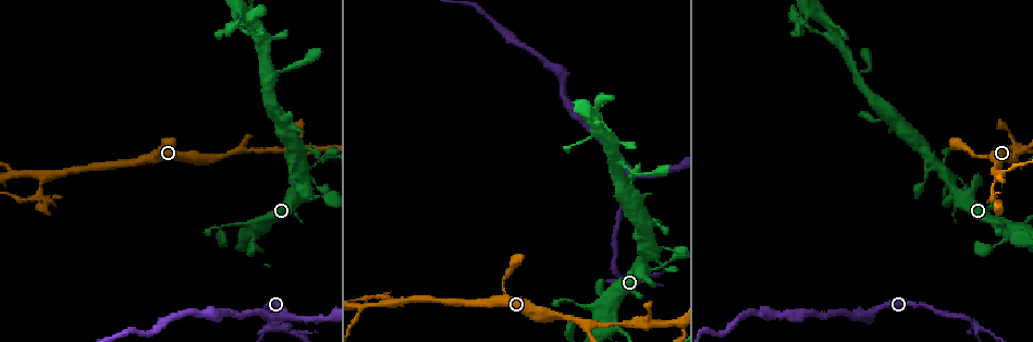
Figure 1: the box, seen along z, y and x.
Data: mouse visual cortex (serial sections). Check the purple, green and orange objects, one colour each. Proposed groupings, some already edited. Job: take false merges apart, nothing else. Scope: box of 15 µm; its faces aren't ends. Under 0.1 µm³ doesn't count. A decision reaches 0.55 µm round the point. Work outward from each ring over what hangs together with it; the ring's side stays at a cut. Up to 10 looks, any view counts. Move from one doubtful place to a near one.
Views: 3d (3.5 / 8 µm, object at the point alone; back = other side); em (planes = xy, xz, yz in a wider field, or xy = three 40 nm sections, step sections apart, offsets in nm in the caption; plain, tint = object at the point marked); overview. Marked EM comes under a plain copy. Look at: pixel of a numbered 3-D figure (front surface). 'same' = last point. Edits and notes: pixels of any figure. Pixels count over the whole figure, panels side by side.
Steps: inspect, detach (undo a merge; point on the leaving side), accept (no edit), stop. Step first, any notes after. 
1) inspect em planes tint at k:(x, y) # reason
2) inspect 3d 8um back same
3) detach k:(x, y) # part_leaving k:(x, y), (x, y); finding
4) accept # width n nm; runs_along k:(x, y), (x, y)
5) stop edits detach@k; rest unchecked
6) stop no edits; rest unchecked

inspect 3d 3.5um at 1:(1017, 151) # a fork

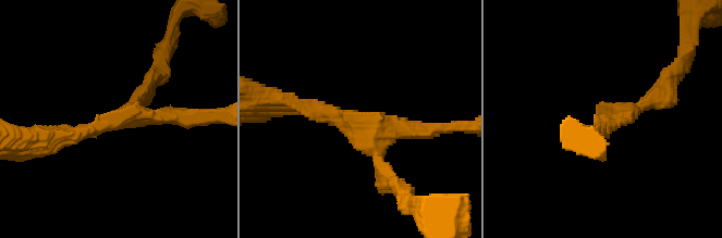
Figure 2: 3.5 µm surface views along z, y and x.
inspect em planes tint at 2:(376, 132)

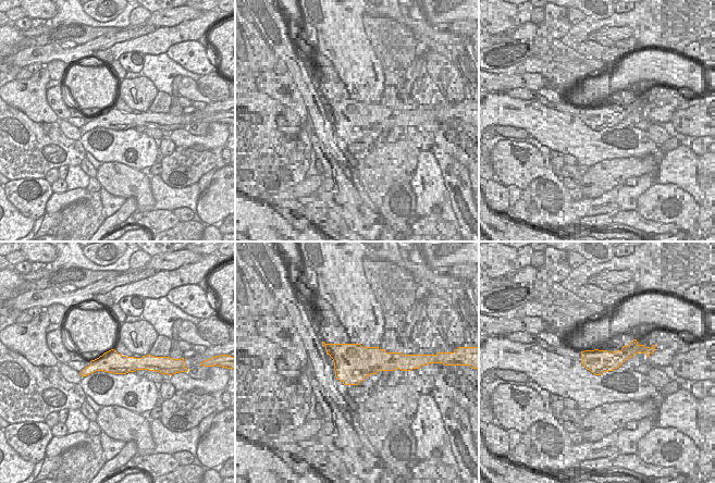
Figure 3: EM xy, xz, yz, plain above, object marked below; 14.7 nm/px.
accept # arms 3; arm_widths 200, 250, 250 nm; runs_along 2:(70, 135), (133, 114), (210, 118); one cell here

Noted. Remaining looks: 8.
inspect 3d 3.5um at 1:(930, 158)

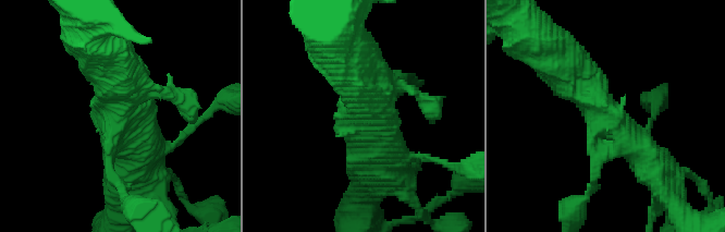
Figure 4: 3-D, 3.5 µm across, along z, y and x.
inspect em xy step 2 tint at 4:(121, 116) # arms 3; arm_widths 150, 500, 600 nm

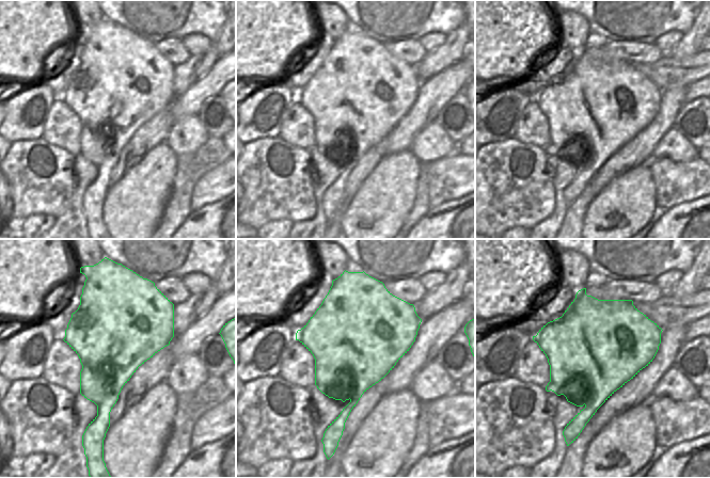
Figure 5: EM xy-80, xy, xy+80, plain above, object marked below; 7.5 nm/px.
accept # runs_along 4:(658, 170), (561, 63); continuous, no second cell

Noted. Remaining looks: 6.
inspect 3d 3.5um at 1:(994, 193) # thin neck

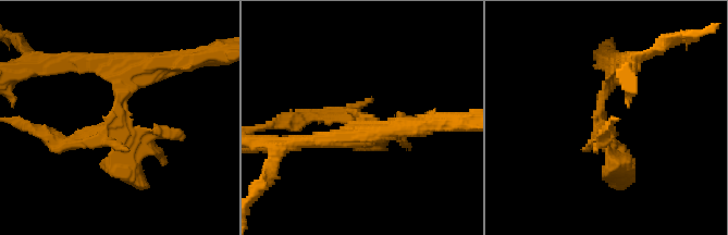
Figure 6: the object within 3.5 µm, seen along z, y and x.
inspect em planes tint at 6:(109, 123) # need the tissue

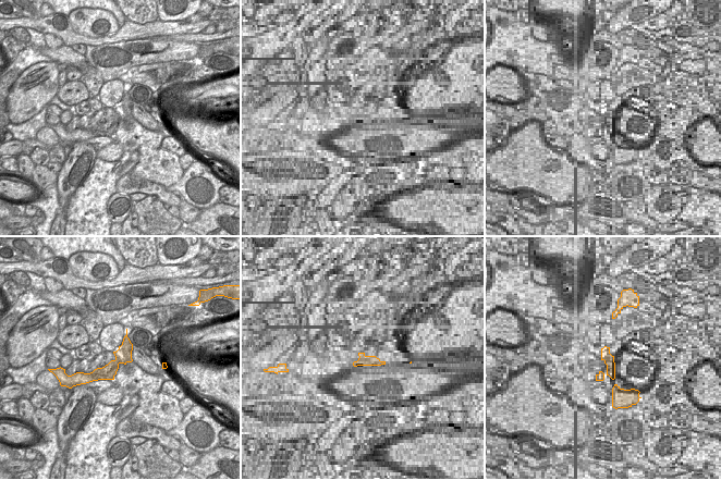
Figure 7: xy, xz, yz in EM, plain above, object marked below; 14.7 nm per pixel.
detach 6:(613, 141) # part_leaving 6:(601, 106), (620, 169), (612, 186); a second cell is stuck on

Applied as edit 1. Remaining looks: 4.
inspect 3d 8um at 1:(273, 328) # three arms meet

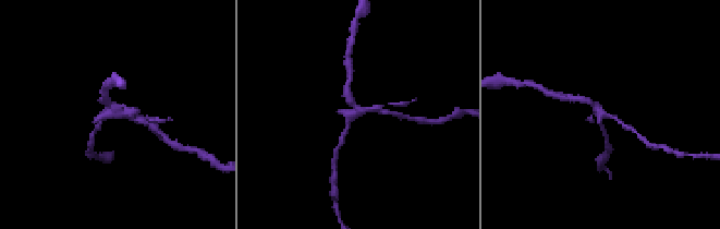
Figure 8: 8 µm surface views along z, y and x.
inspect em xy step 1 tint at 8:(115, 111) # shape alone is not enough

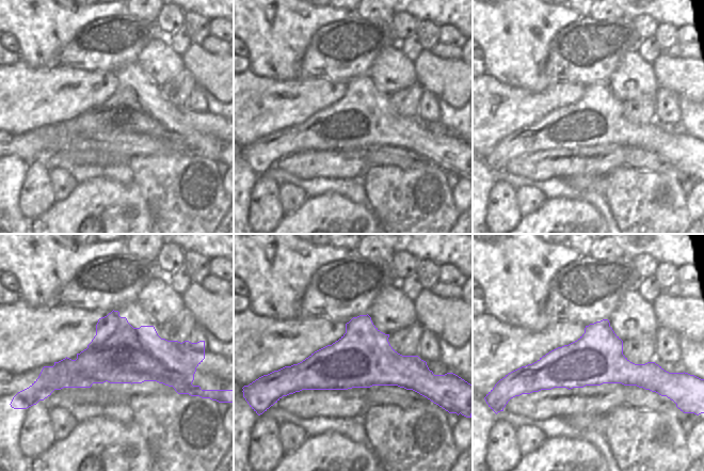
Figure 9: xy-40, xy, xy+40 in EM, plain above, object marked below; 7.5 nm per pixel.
detach 8:(136, 118) # width 460 nm; part_leaving 8:(117, 115), (141, 119), (155, 129); two cells meet here

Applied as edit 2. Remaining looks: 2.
stop edits detach@6, detach@8; rest unchecked

